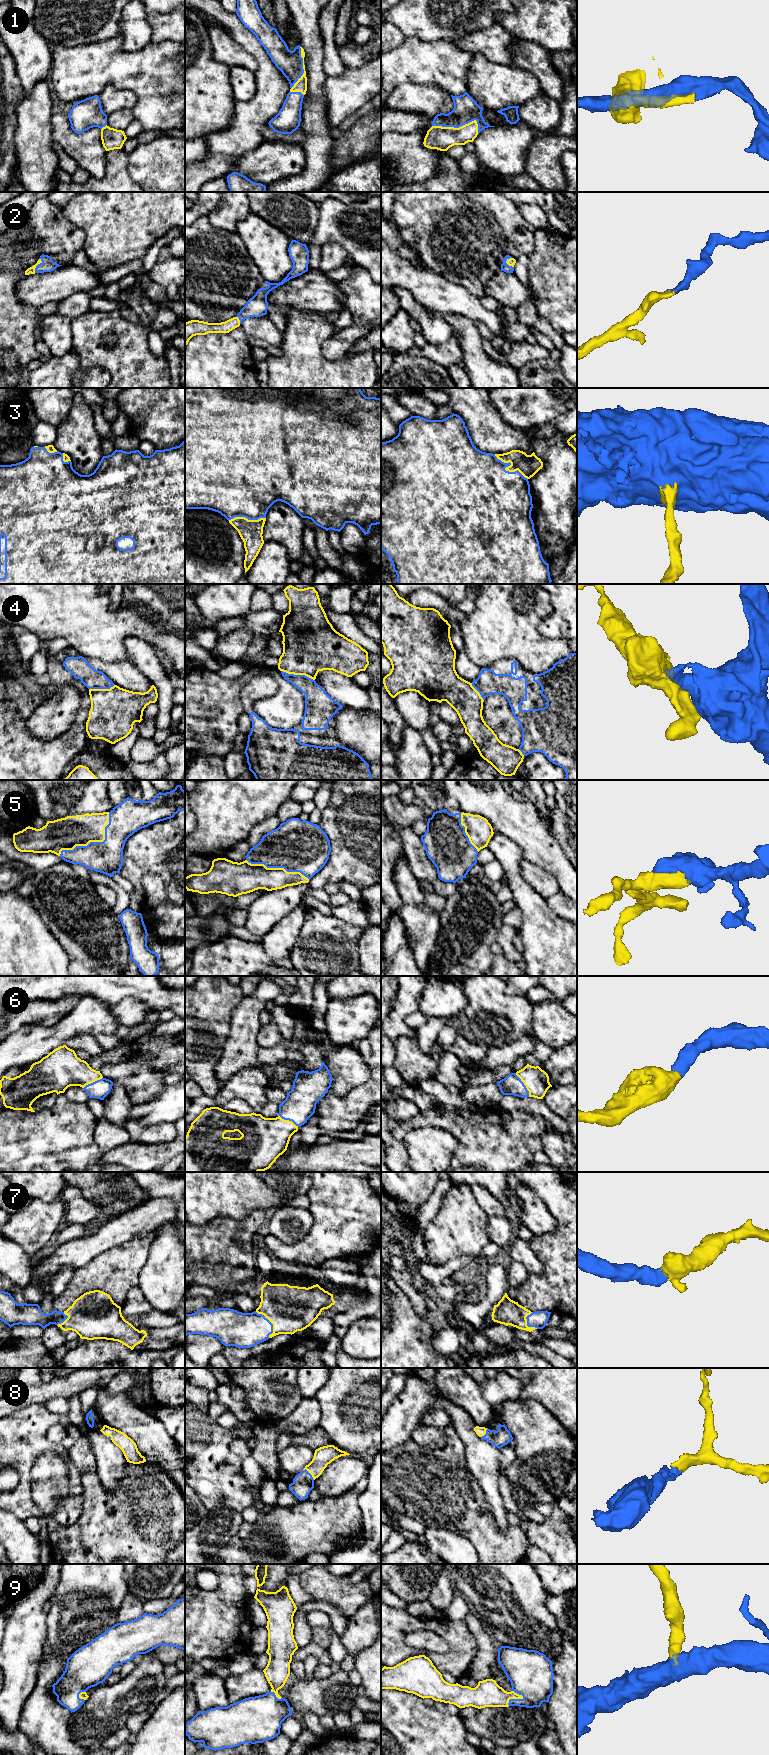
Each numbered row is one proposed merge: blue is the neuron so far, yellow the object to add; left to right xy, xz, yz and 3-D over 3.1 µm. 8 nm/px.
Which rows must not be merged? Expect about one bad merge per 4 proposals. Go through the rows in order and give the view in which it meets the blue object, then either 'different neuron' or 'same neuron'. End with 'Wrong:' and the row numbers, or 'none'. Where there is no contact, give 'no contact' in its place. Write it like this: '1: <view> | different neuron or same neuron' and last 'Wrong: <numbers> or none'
1: yz | same neuron
2: xy | same neuron
3: yz | same neuron
4: xz | same neuron
5: xy | same neuron
6: yz | same neuron
7: xz | same neuron
8: xz | same neuron
9: yz | same neuron
Wrong: none

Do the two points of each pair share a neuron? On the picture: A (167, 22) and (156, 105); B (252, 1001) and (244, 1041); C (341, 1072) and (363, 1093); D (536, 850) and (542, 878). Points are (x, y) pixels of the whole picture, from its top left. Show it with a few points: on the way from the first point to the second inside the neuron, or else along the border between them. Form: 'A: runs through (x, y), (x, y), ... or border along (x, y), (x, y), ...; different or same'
A: border along (151, 40), (154, 42), (174, 41); different
B: runs through (247, 1011), (244, 1017), (244, 1031); same
C: border along (370, 1076), (364, 1083), (352, 1088), (341, 1098); different
D: border along (525, 858), (546, 869), (557, 881); different

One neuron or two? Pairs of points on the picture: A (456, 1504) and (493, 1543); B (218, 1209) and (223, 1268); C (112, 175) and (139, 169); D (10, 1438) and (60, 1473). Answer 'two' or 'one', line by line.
A: one
B: two
C: two
D: two

